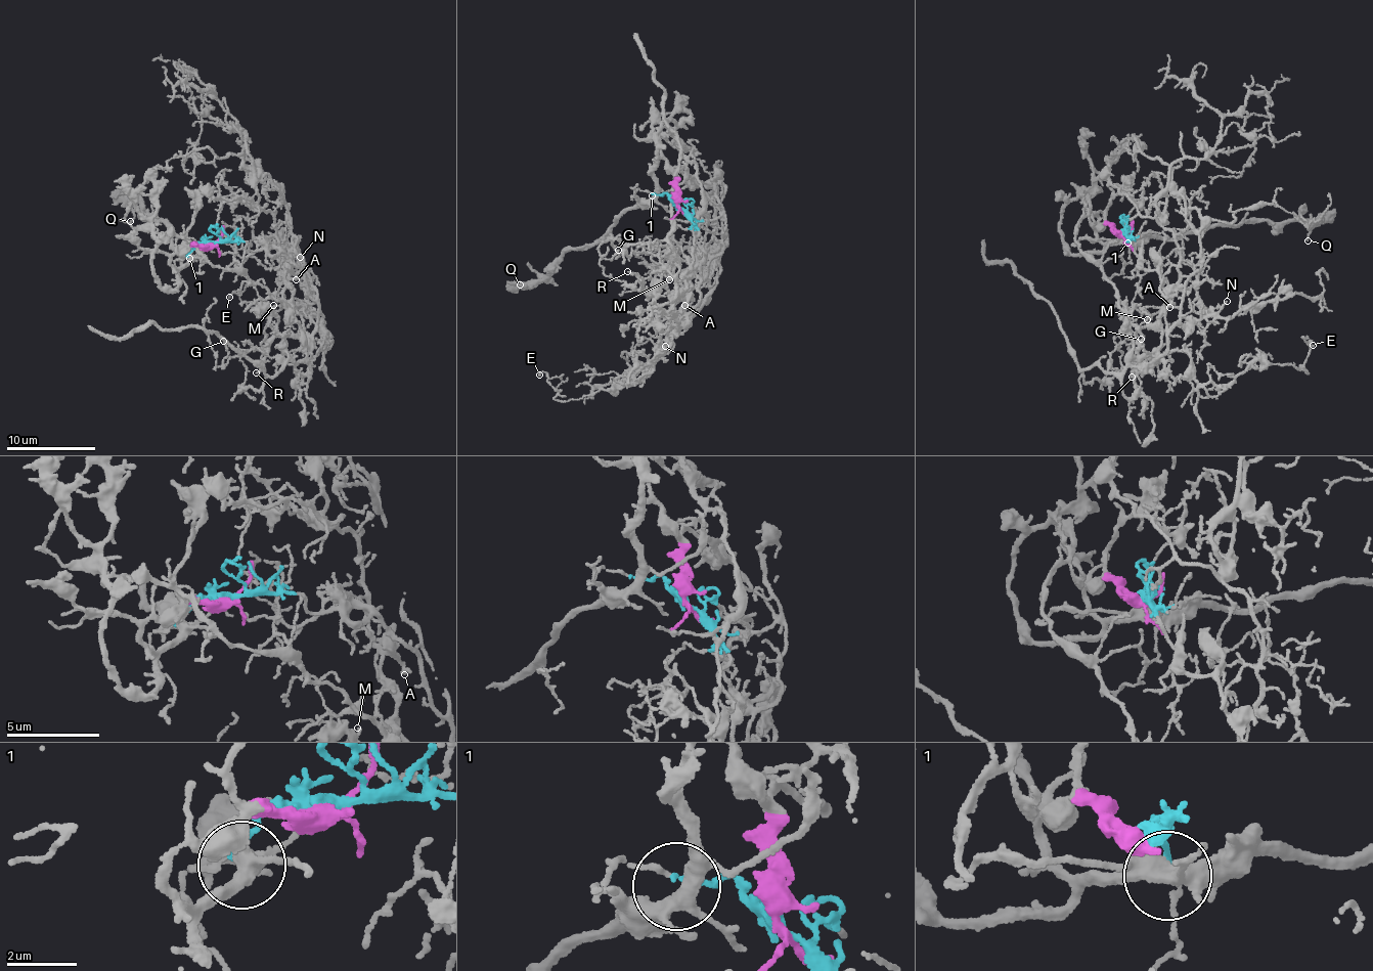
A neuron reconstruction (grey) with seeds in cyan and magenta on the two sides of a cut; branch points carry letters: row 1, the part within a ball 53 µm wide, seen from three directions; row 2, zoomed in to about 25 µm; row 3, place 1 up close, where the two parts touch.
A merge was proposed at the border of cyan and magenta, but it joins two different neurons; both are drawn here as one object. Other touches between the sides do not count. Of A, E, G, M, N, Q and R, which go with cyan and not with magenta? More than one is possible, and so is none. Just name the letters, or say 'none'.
A, E, G, M, N, R

